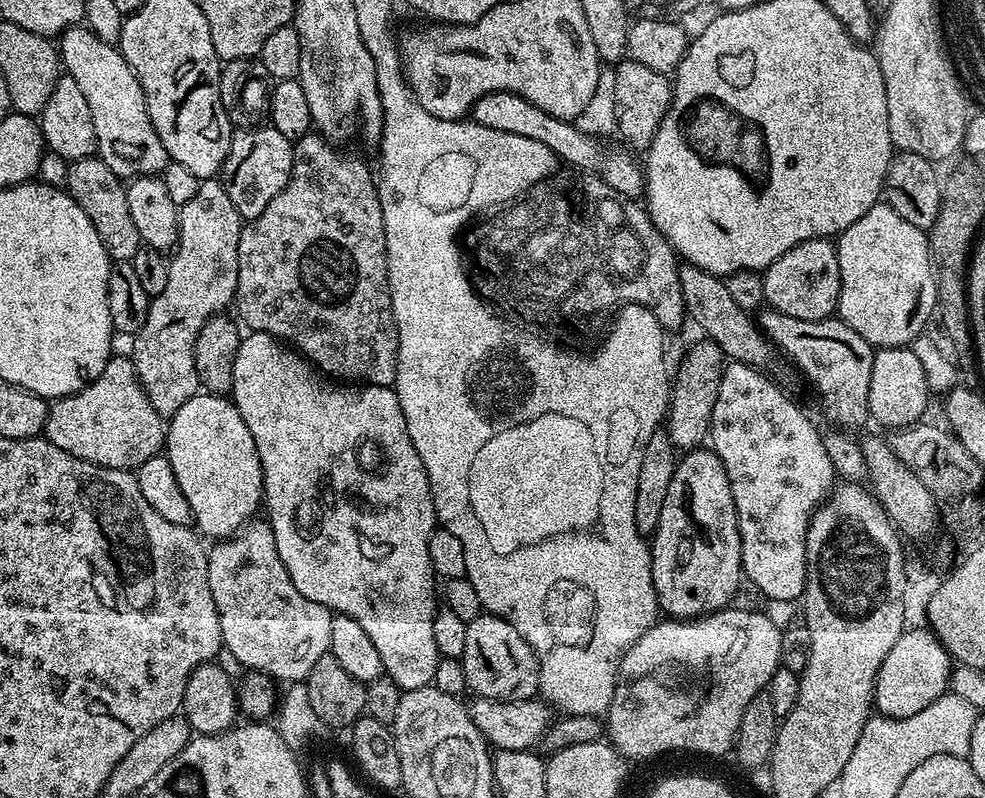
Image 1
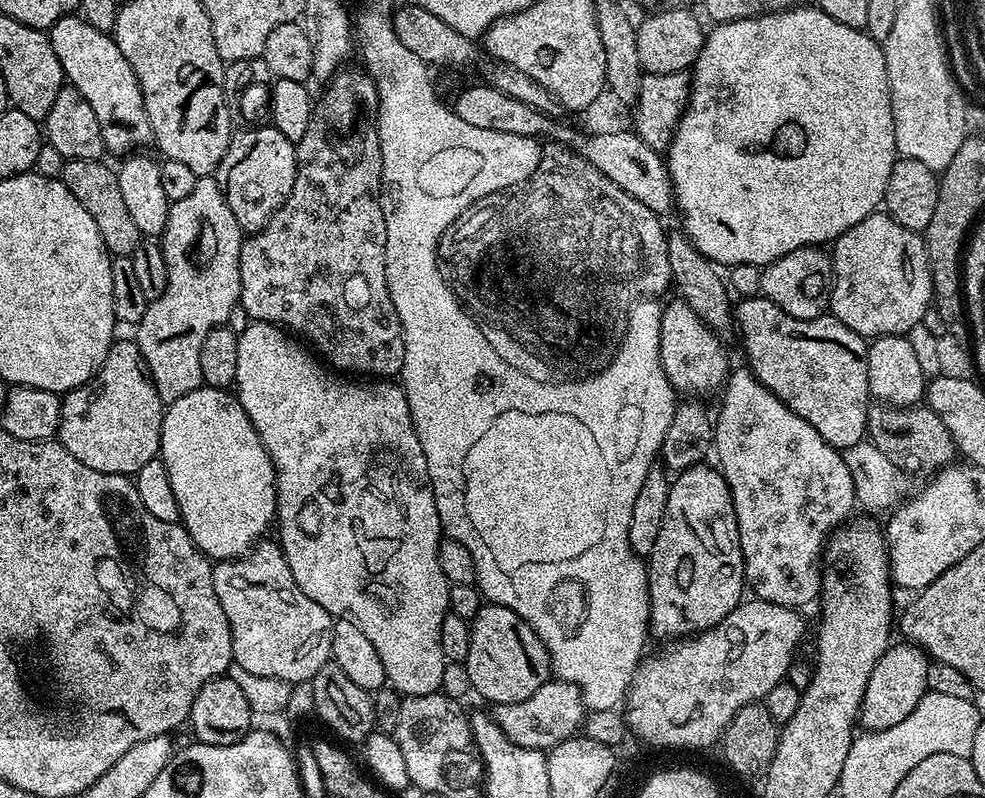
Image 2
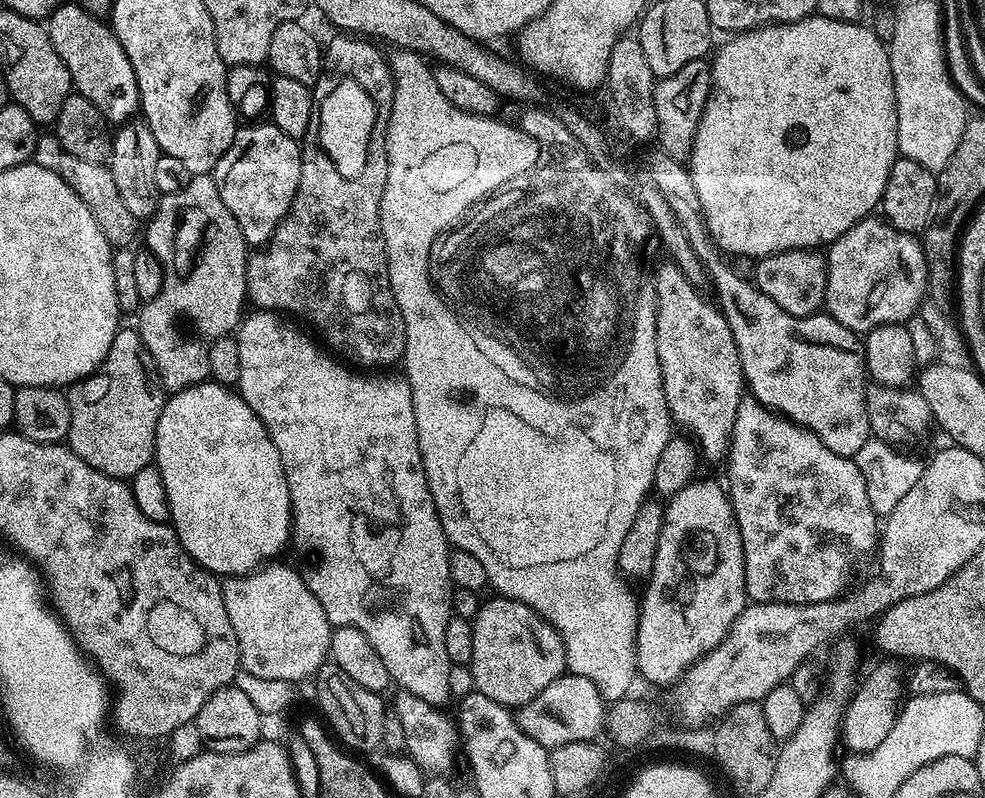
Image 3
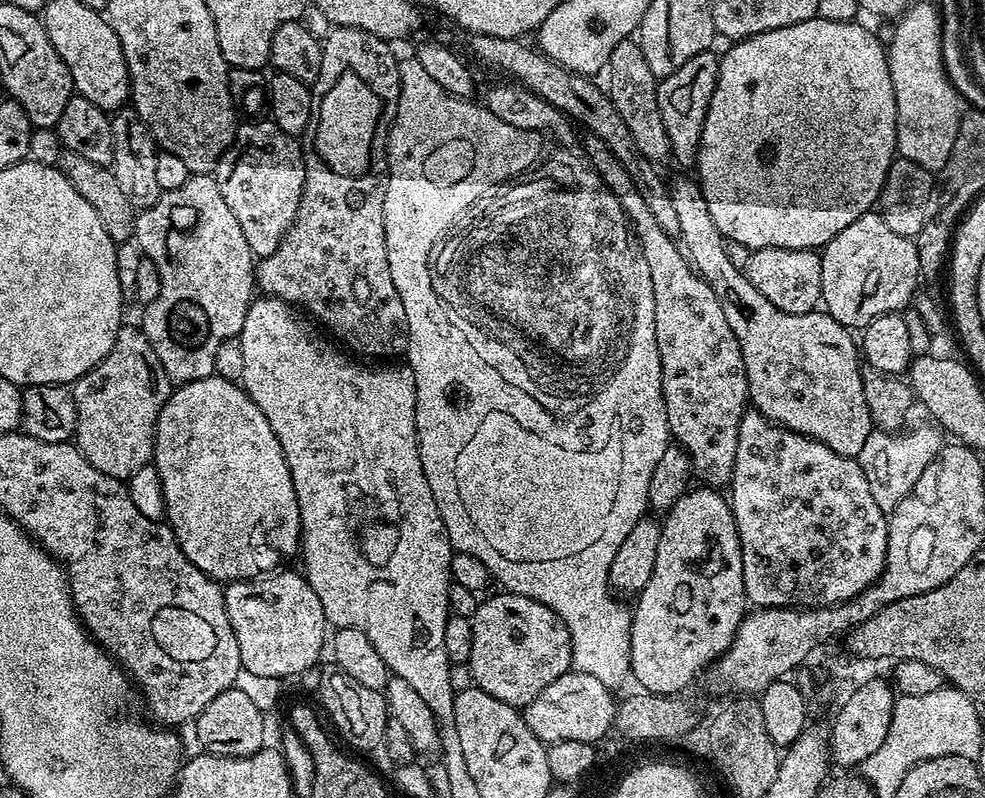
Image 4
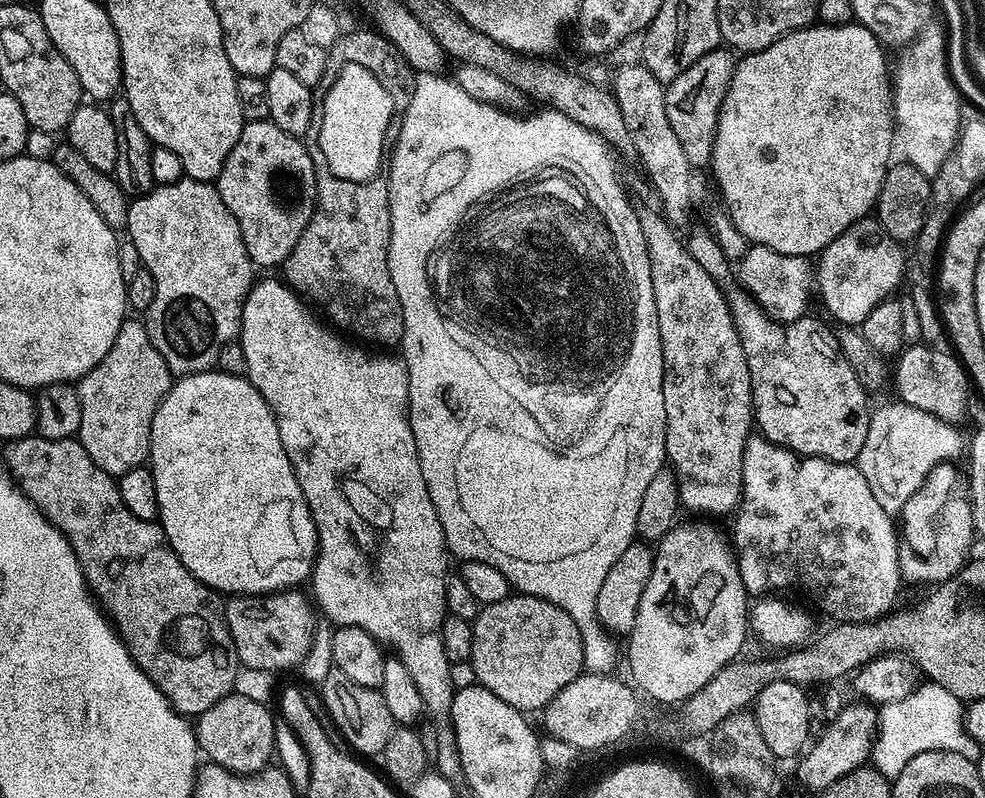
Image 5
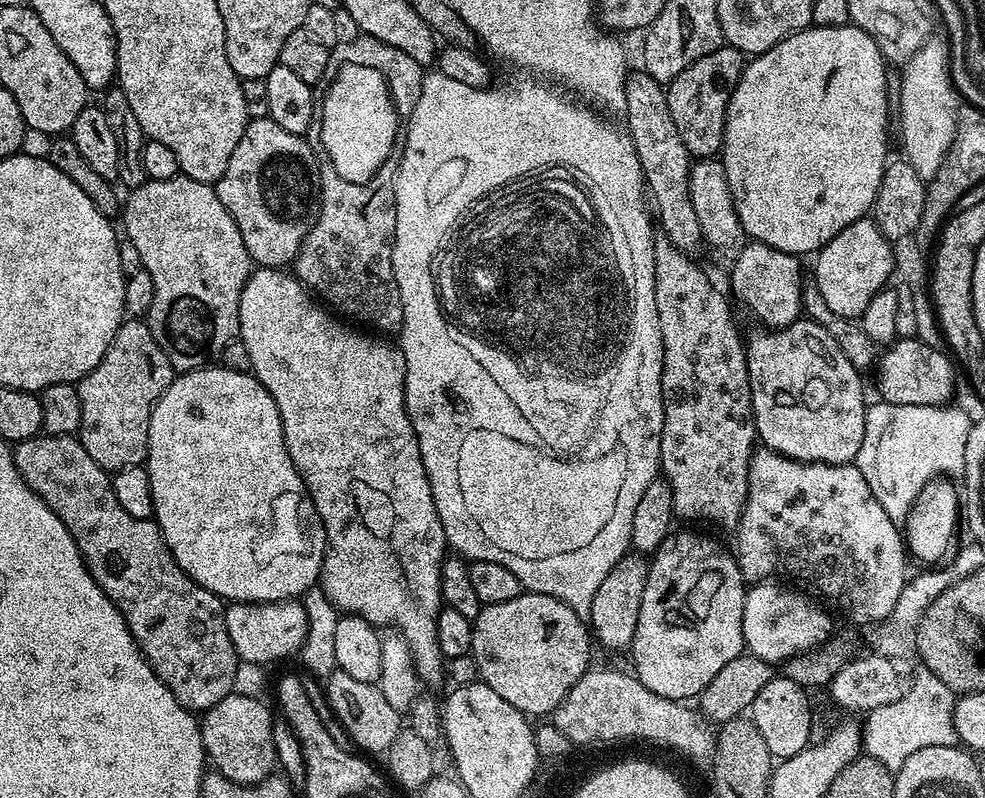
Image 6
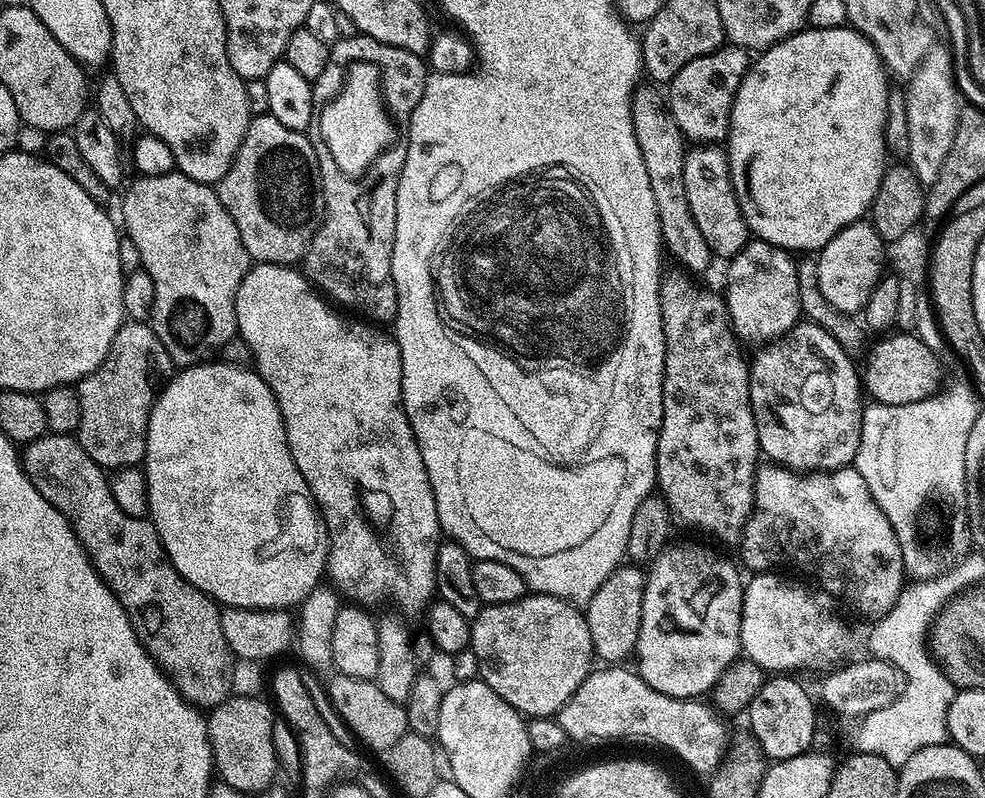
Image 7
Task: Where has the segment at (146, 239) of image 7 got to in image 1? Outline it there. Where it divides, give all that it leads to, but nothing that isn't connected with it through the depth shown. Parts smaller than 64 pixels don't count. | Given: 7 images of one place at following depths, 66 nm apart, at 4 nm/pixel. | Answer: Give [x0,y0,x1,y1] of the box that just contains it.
[130,179,242,418]

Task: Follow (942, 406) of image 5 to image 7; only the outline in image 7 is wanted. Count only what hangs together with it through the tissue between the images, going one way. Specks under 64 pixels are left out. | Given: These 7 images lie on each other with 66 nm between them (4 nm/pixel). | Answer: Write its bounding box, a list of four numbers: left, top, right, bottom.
[862,331,940,404]

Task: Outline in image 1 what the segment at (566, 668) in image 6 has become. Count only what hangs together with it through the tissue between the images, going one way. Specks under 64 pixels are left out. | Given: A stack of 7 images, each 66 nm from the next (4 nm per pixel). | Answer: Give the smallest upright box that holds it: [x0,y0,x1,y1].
[460,614,540,702]

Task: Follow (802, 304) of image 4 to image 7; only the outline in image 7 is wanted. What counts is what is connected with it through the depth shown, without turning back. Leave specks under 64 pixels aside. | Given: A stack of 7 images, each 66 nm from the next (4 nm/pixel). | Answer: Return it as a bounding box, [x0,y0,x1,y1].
[726,238,802,346]

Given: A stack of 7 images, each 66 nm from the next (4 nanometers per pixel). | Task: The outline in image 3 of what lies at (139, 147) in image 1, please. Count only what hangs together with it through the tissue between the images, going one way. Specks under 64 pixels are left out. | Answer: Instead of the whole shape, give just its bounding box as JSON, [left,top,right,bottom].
[46,2,140,126]

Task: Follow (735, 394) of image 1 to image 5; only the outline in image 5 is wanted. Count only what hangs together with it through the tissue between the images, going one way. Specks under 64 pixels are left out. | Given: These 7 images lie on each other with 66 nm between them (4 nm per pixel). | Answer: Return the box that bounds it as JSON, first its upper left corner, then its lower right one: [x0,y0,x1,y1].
[730,434,902,624]

